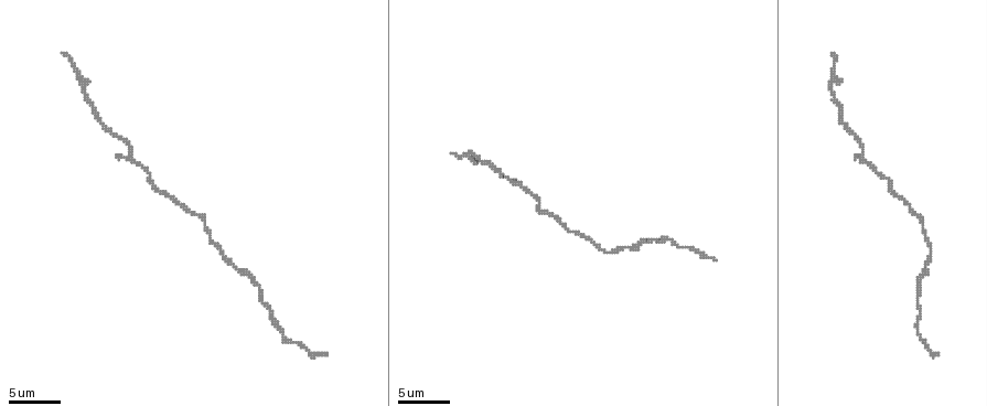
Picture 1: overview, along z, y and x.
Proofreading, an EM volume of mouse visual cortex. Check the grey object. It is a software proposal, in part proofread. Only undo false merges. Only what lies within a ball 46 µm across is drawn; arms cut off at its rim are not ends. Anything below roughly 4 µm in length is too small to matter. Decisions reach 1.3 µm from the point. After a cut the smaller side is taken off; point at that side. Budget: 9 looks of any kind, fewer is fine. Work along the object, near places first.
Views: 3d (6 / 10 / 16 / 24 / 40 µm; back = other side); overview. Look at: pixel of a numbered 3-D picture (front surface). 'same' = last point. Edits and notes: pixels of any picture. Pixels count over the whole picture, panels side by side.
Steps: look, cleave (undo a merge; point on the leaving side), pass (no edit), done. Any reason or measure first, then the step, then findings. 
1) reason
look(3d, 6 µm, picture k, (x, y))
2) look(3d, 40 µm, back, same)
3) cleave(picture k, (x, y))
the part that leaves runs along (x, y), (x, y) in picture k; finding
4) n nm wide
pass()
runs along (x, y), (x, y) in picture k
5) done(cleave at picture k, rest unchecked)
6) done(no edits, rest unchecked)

look(3d, 10 µm, picture 1, (575, 230))

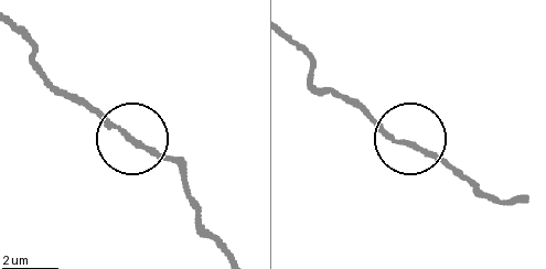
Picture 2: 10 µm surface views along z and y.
look(3d, 10 µm, back, picture 2, (130, 139))

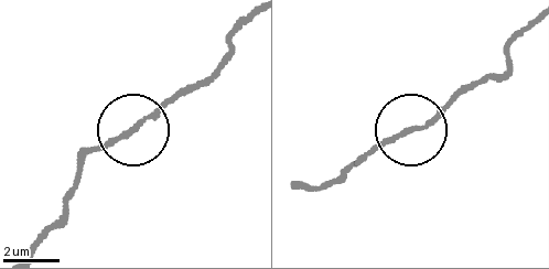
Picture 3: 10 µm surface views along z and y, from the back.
pass()
runs along (131, 128), (82, 165) in picture 3; continuous, no second cell

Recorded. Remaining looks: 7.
thick turns thin
look(3d, 10 µm, picture 1, (916, 284))

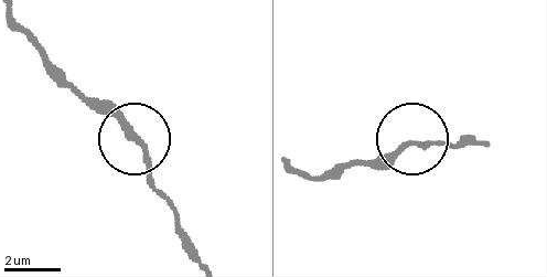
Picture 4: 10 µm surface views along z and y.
pass()
runs along (295, 167), (330, 177), (387, 160), (408, 144), (435, 141) in picture 4; all the same cell

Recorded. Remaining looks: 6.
look(3d, 6 µm, picture 1, (284, 336))

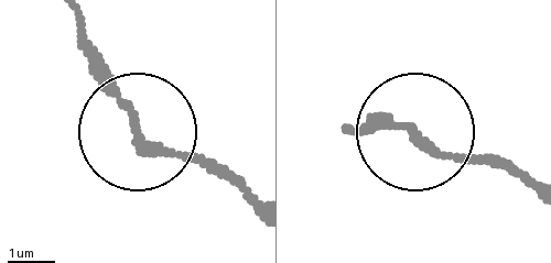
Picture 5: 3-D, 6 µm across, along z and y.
pass()
continuous, no second cell

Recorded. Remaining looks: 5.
sudden change in width
look(3d, 16 µm, picture 1, (503, 177))

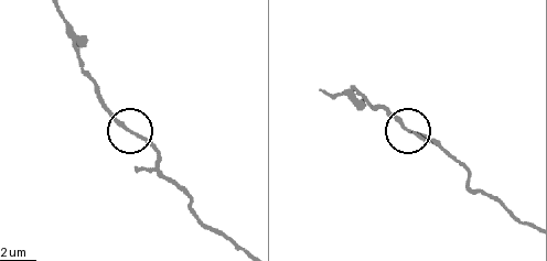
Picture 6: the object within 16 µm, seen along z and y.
pass()
runs along (527, 224), (473, 192), (438, 144), (382, 106) in picture 6; one cell here

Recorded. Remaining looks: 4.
done(no edits, rest unchecked)

